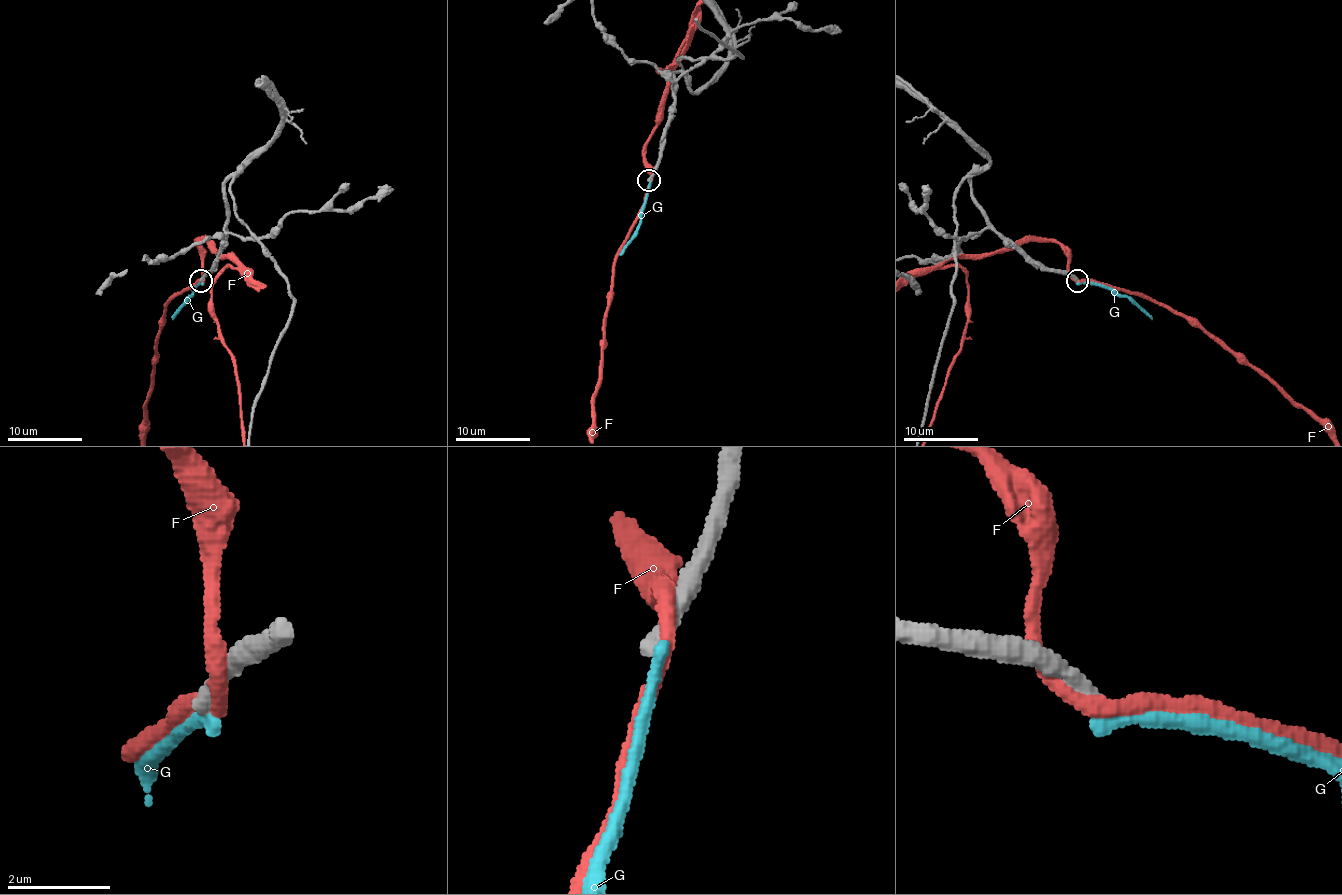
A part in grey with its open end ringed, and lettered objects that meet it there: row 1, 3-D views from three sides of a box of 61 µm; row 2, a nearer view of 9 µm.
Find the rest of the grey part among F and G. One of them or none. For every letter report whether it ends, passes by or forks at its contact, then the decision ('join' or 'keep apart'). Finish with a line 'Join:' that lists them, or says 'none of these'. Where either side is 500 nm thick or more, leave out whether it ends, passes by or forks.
F: it passes by | keep apart
G: it ends | keep apart
Join: none of these

